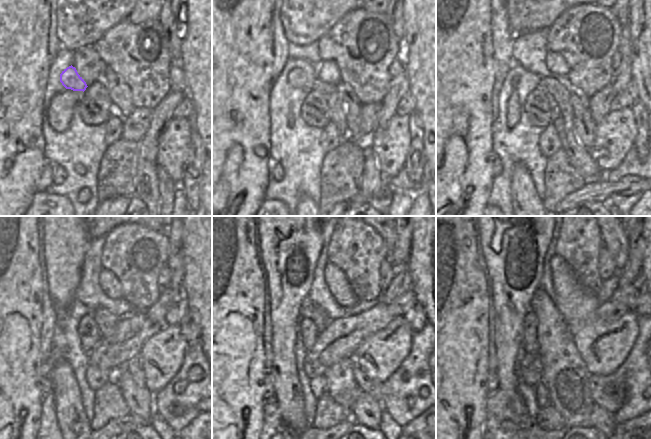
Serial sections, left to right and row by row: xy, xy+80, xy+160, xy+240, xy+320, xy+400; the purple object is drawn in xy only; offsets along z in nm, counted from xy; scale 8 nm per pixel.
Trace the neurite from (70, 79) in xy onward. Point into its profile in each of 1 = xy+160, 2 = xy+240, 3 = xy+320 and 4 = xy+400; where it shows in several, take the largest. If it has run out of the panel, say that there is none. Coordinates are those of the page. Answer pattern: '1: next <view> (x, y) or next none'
1: next xy+160 (556, 91)
2: next xy+240 (140, 401)
3: next xy+320 (366, 411)
4: next xy+400 (601, 419)

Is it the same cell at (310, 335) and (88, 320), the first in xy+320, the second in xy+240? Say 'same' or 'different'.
same

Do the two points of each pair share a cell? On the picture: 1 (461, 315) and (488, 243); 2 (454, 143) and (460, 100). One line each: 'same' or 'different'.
1: different
2: same

